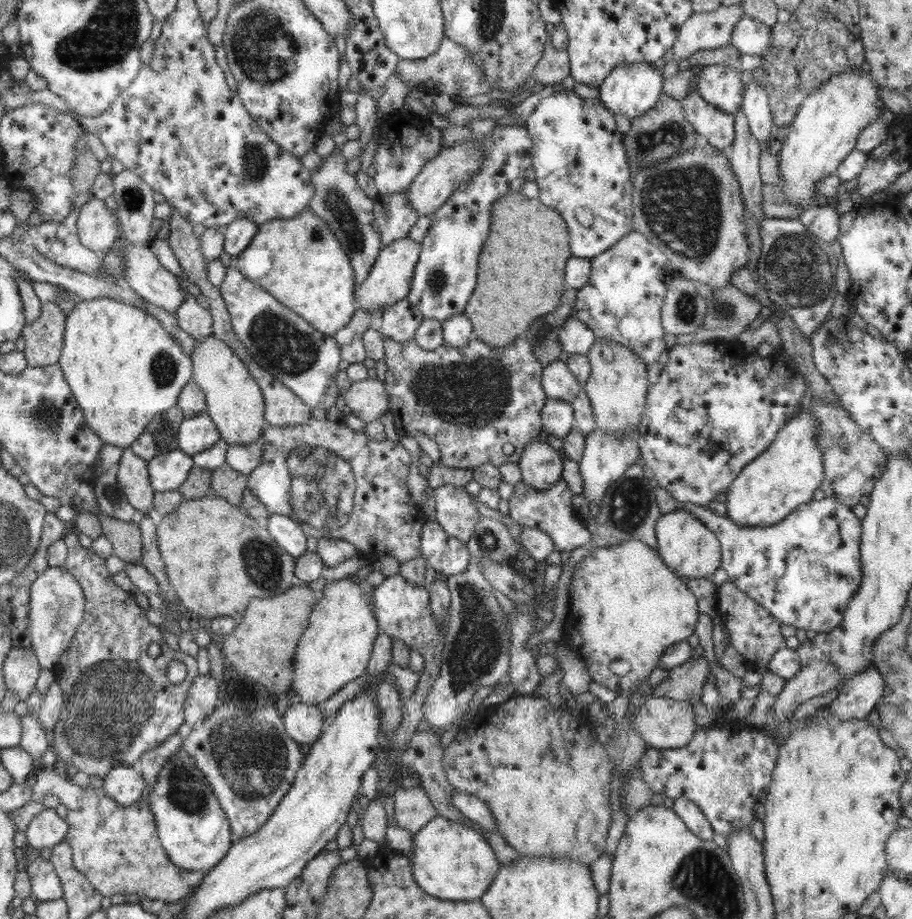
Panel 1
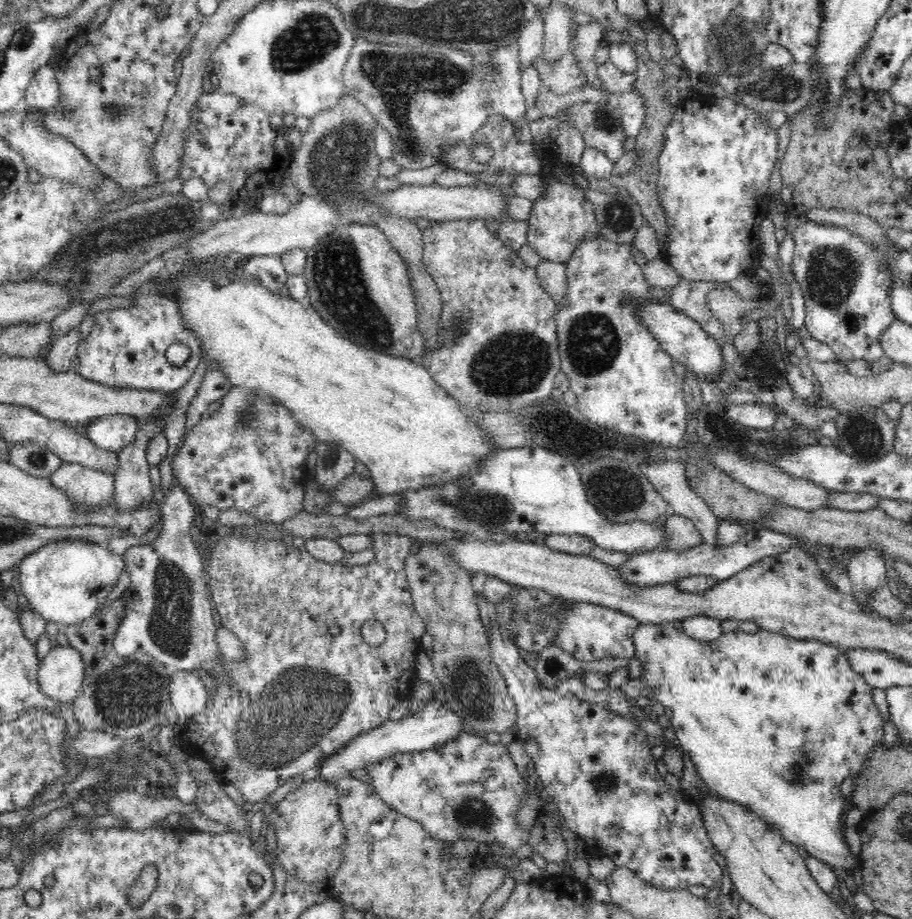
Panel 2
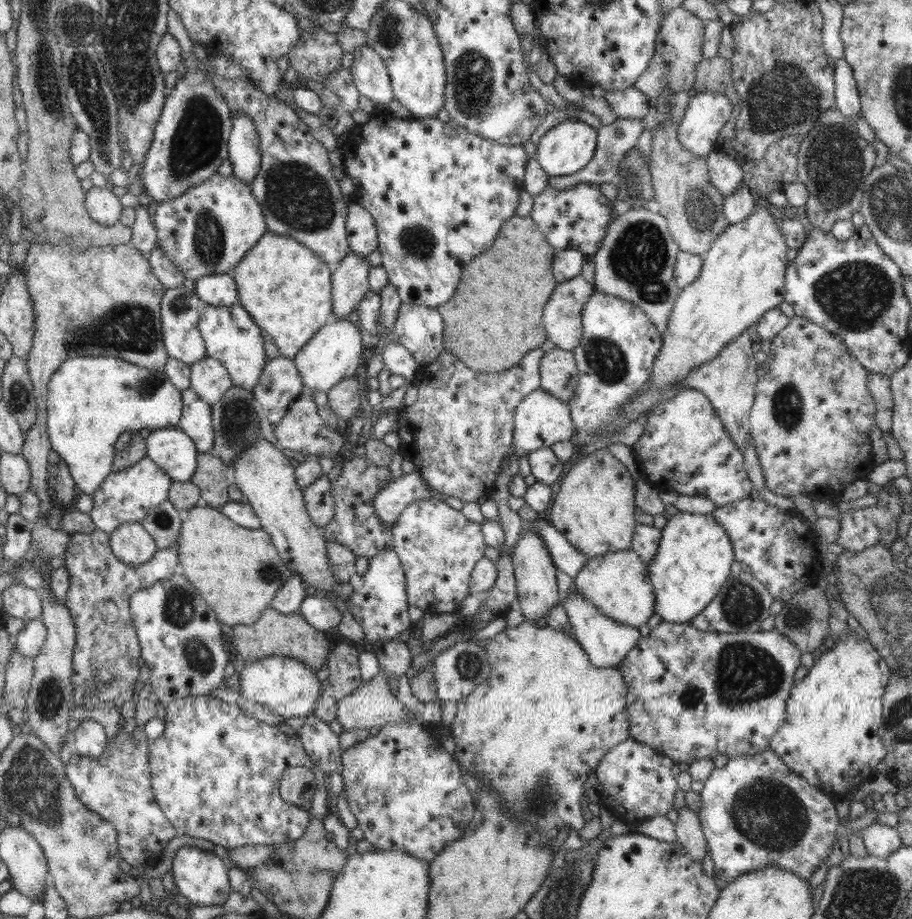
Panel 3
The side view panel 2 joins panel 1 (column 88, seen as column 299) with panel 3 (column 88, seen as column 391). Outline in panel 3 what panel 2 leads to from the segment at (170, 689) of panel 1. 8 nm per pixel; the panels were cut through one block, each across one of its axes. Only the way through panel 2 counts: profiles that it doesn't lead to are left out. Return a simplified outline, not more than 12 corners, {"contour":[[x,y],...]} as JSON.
{"contour":[[74,532],[65,604],[73,701],[132,701],[142,667],[130,596],[183,574],[178,546],[132,567],[110,534]]}

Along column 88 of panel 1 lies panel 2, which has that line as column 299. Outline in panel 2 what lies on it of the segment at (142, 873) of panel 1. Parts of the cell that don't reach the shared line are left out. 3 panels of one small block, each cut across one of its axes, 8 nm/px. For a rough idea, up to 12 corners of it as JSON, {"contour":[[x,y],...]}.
{"contour":[[319,778],[265,822],[274,857],[302,882],[333,880],[346,835]]}

